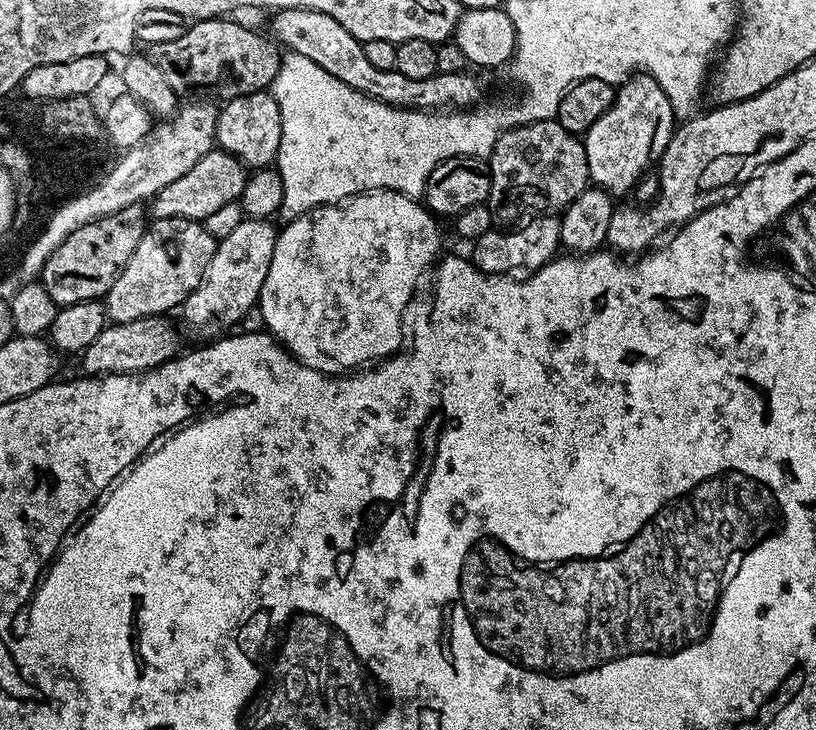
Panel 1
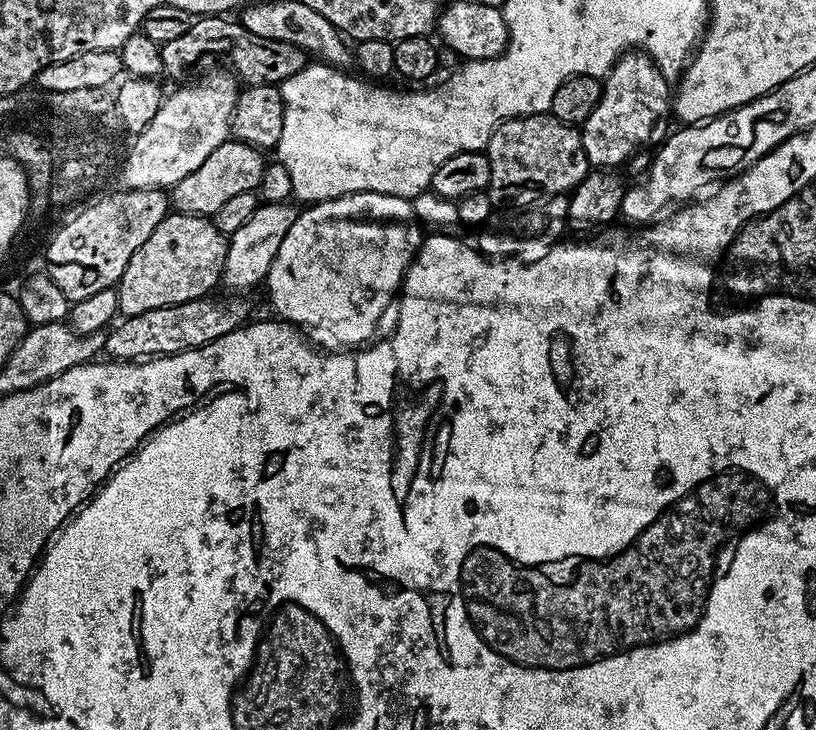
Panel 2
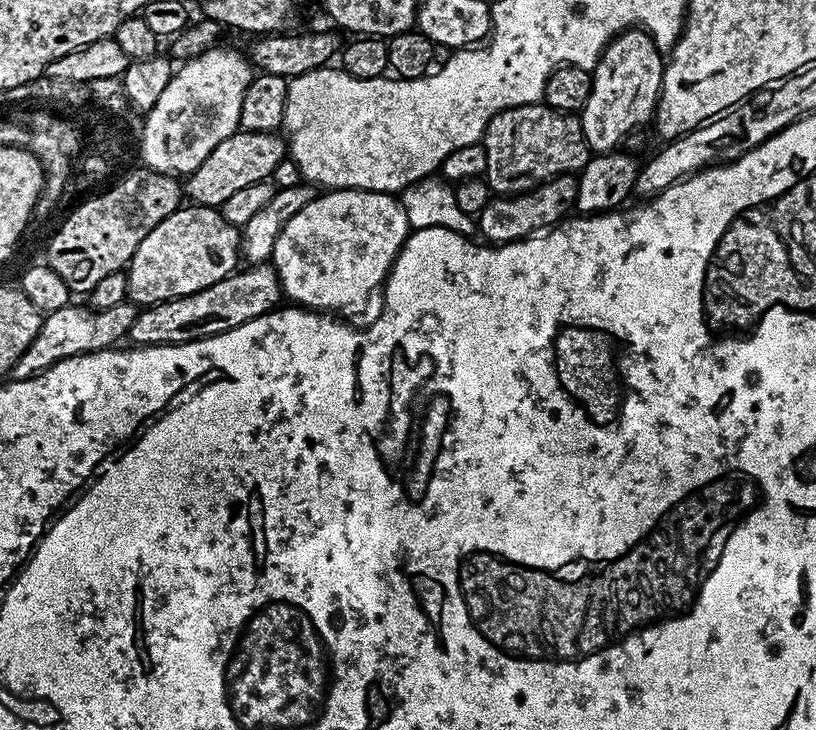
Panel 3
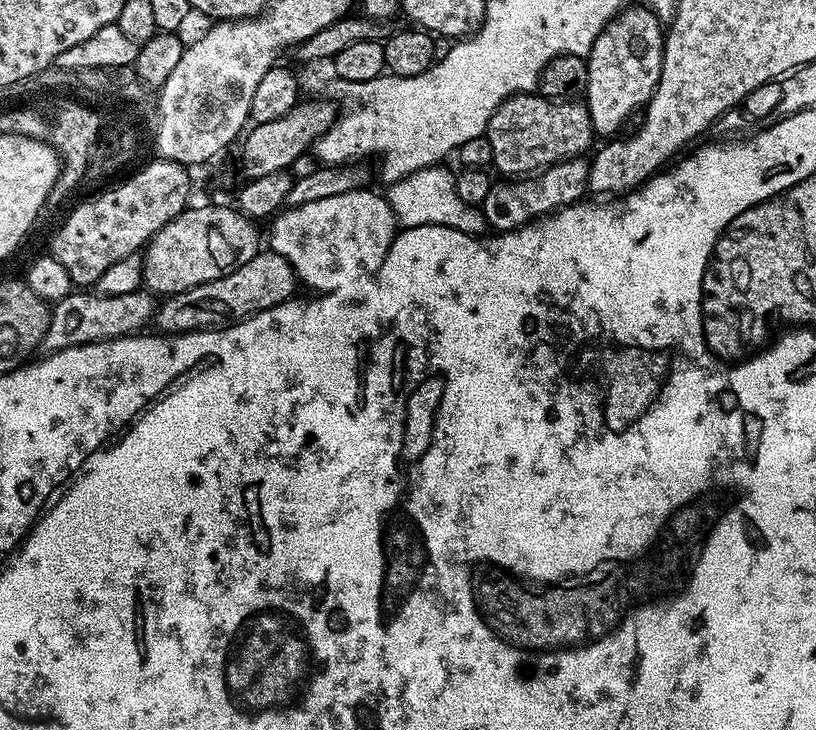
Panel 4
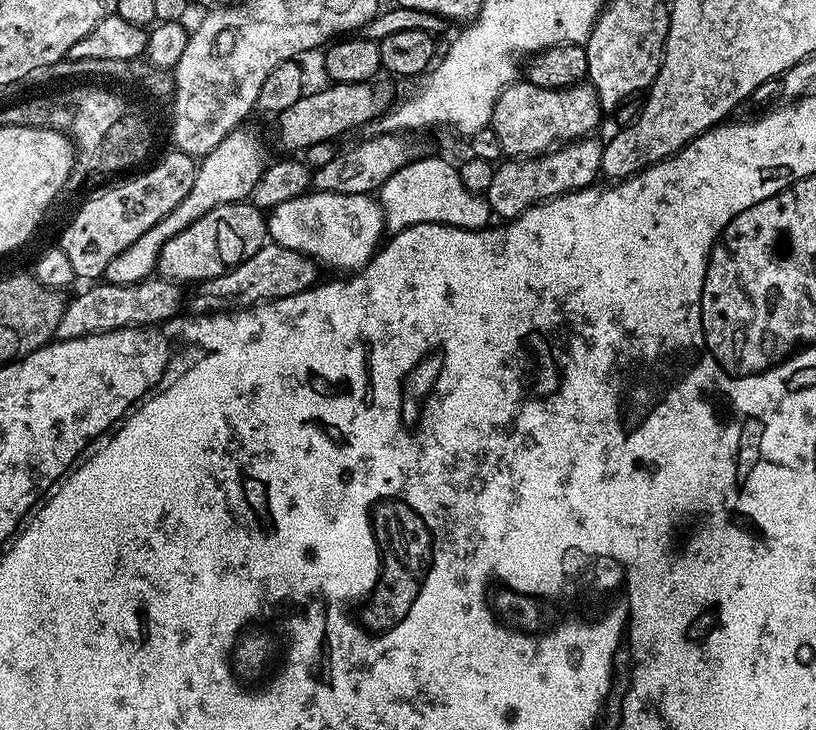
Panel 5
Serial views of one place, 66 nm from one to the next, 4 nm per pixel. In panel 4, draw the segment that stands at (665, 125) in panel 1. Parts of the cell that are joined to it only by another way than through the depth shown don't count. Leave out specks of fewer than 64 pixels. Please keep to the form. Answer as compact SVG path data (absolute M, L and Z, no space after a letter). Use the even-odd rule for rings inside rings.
M625 6L588 51L588 91L586 103L593 133L612 138L621 131L629 116L639 113L651 100L662 74L665 25L651 8Z

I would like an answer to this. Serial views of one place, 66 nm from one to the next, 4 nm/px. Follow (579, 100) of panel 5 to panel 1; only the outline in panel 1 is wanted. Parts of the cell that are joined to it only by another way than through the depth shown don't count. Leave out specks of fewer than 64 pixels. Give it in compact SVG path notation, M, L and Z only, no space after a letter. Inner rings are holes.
M555 119L534 122L503 132L492 151L490 167L492 185L486 205L492 212L493 221L500 226L515 225L517 221L529 214L559 213L567 208L570 202L574 202L578 194L582 194L590 186L583 139L577 133L566 130Z

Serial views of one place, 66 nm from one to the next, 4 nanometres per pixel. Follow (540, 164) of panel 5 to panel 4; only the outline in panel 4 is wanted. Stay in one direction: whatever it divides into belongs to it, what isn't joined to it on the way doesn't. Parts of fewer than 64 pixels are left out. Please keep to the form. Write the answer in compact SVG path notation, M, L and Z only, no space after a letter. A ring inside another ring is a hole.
M584 158L560 160L527 178L493 183L482 205L485 225L496 234L512 232L515 228L529 227L533 220L557 212L559 208L581 203L589 195L588 166L589 161Z

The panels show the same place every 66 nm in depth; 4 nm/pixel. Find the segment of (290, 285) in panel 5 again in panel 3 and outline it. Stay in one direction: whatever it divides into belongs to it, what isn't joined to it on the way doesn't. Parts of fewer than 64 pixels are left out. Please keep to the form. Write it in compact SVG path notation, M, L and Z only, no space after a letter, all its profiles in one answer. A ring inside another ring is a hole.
M267 263L253 264L245 269L245 272L237 270L222 278L222 282L214 282L214 286L206 286L206 290L198 290L198 294L145 307L137 315L134 326L130 326L127 339L136 346L185 344L191 340L200 340L204 336L234 330L234 326L242 326L242 322L250 322L273 311L282 300L280 278L275 268L271 263Z

